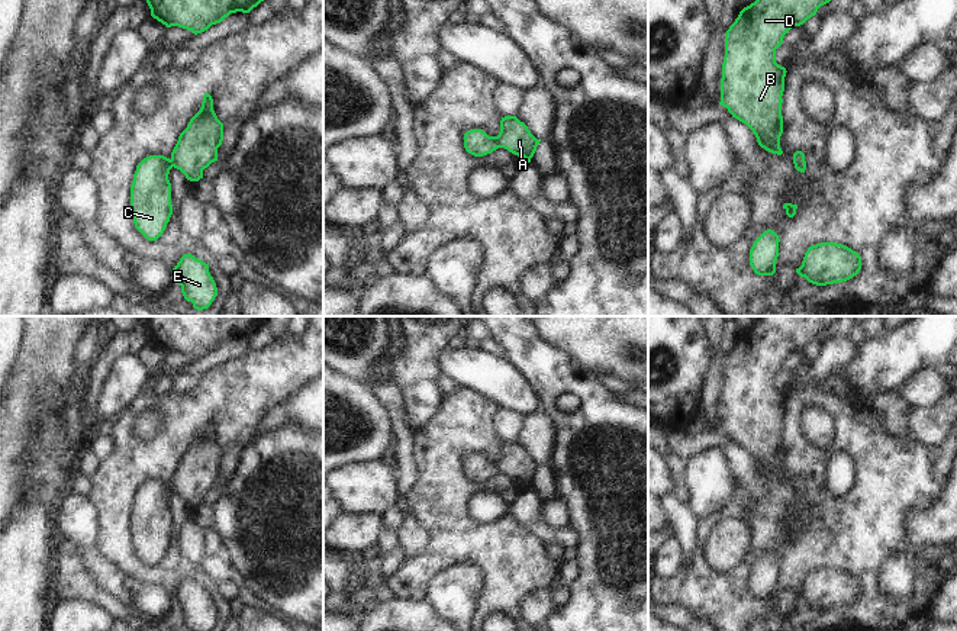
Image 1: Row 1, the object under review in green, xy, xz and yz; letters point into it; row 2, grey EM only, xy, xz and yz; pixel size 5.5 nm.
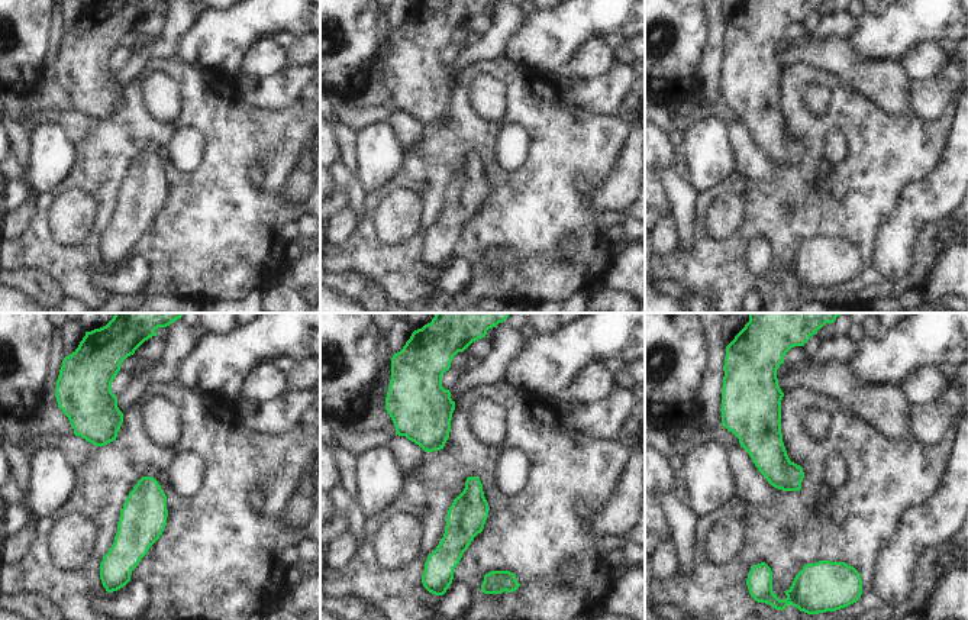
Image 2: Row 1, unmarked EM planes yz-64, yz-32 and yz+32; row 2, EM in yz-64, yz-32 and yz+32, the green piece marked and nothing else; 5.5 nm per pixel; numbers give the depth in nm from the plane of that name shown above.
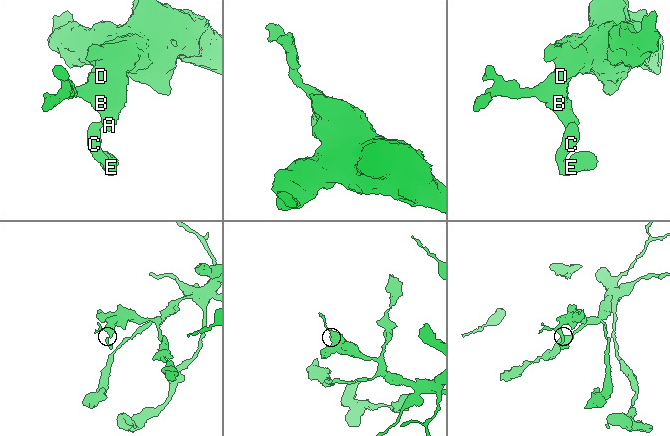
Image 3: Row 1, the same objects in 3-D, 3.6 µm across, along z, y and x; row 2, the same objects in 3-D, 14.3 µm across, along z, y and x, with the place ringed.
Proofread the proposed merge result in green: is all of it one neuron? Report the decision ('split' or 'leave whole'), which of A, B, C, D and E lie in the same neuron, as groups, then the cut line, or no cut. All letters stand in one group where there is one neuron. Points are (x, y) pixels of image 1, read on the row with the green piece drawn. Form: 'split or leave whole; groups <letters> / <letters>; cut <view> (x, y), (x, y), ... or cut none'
leave whole; groups A B C D E; cut none

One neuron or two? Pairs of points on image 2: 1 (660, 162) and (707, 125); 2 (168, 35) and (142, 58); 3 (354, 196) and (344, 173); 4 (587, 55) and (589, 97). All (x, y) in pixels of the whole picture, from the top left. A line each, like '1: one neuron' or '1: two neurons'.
1: two neurons
2: one neuron
3: one neuron
4: two neurons

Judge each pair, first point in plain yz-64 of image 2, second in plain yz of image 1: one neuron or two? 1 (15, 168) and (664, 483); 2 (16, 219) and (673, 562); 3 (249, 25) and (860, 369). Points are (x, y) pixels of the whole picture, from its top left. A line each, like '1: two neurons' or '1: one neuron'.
1: two neurons
2: one neuron
3: one neuron

